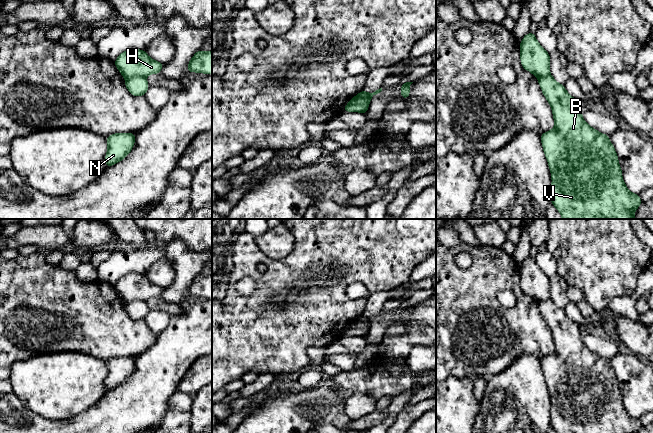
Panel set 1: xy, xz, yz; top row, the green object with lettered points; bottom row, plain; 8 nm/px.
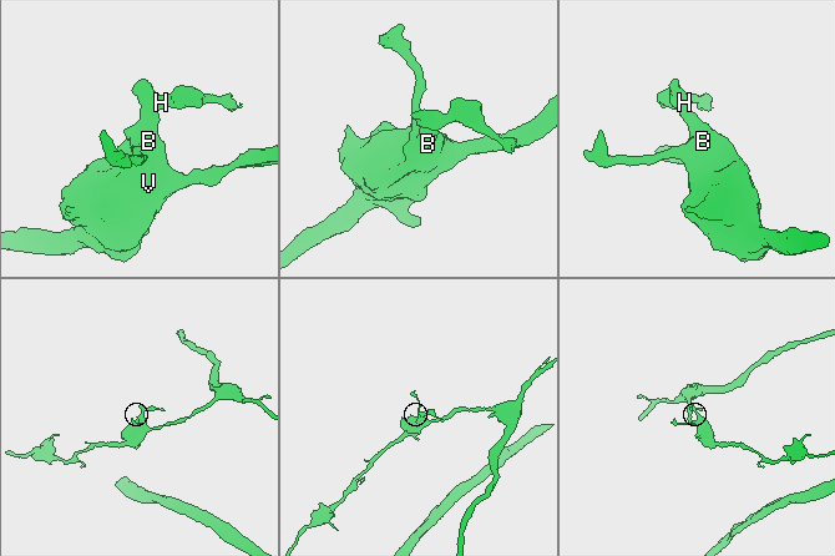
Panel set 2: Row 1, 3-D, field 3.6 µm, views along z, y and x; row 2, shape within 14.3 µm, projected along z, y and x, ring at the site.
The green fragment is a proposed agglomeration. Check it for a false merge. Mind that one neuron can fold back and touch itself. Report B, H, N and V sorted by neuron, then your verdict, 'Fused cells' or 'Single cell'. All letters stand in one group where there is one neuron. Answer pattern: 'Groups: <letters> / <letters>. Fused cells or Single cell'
Groups: B N V / H. Fused cells

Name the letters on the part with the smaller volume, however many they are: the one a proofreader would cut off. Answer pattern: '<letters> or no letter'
H

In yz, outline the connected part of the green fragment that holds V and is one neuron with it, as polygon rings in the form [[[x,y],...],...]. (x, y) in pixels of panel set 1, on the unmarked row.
[[[552,299],[538,302],[538,307],[551,330],[555,347],[553,353],[541,358],[552,402],[551,427],[556,433],[637,433],[642,424],[626,411],[609,360],[584,345],[580,326]]]

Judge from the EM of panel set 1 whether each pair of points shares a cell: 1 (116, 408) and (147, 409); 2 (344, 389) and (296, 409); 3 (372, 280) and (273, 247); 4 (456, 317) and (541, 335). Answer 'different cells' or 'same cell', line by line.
1: same cell
2: different cells
3: different cells
4: same cell

